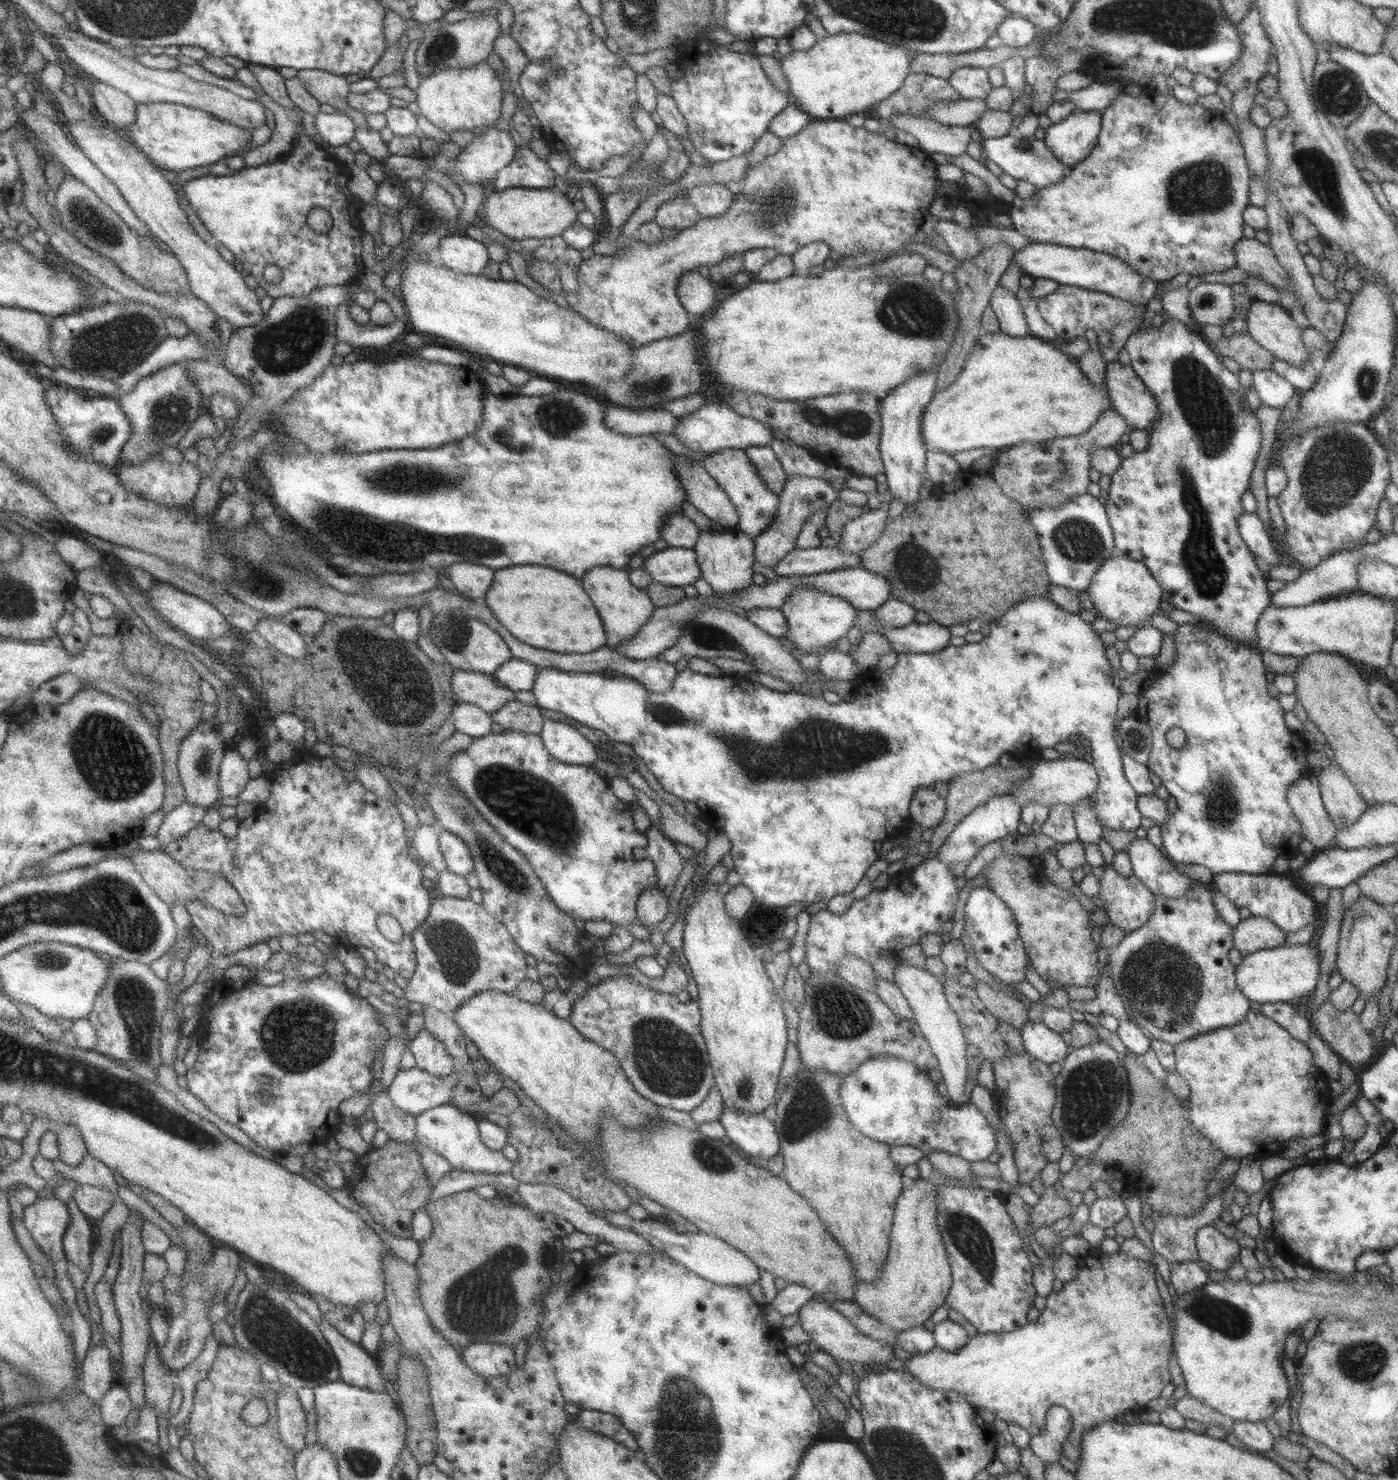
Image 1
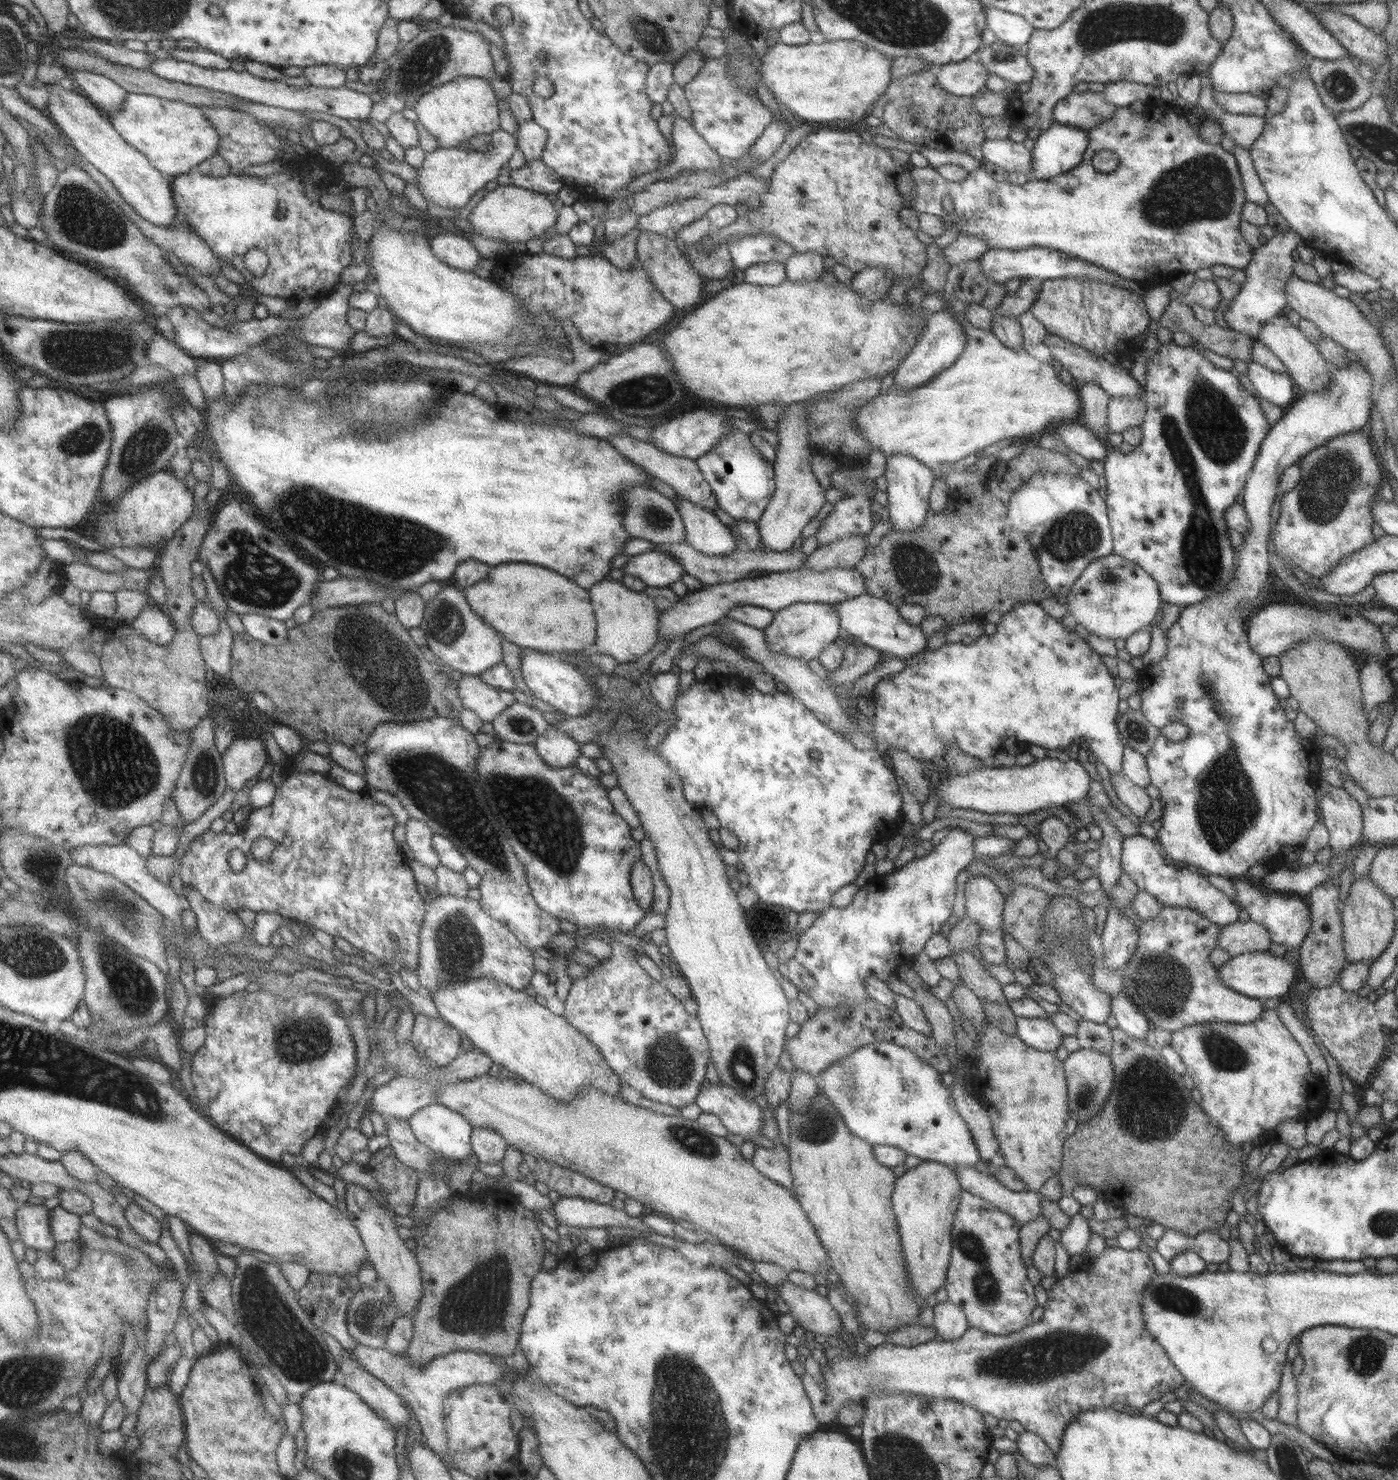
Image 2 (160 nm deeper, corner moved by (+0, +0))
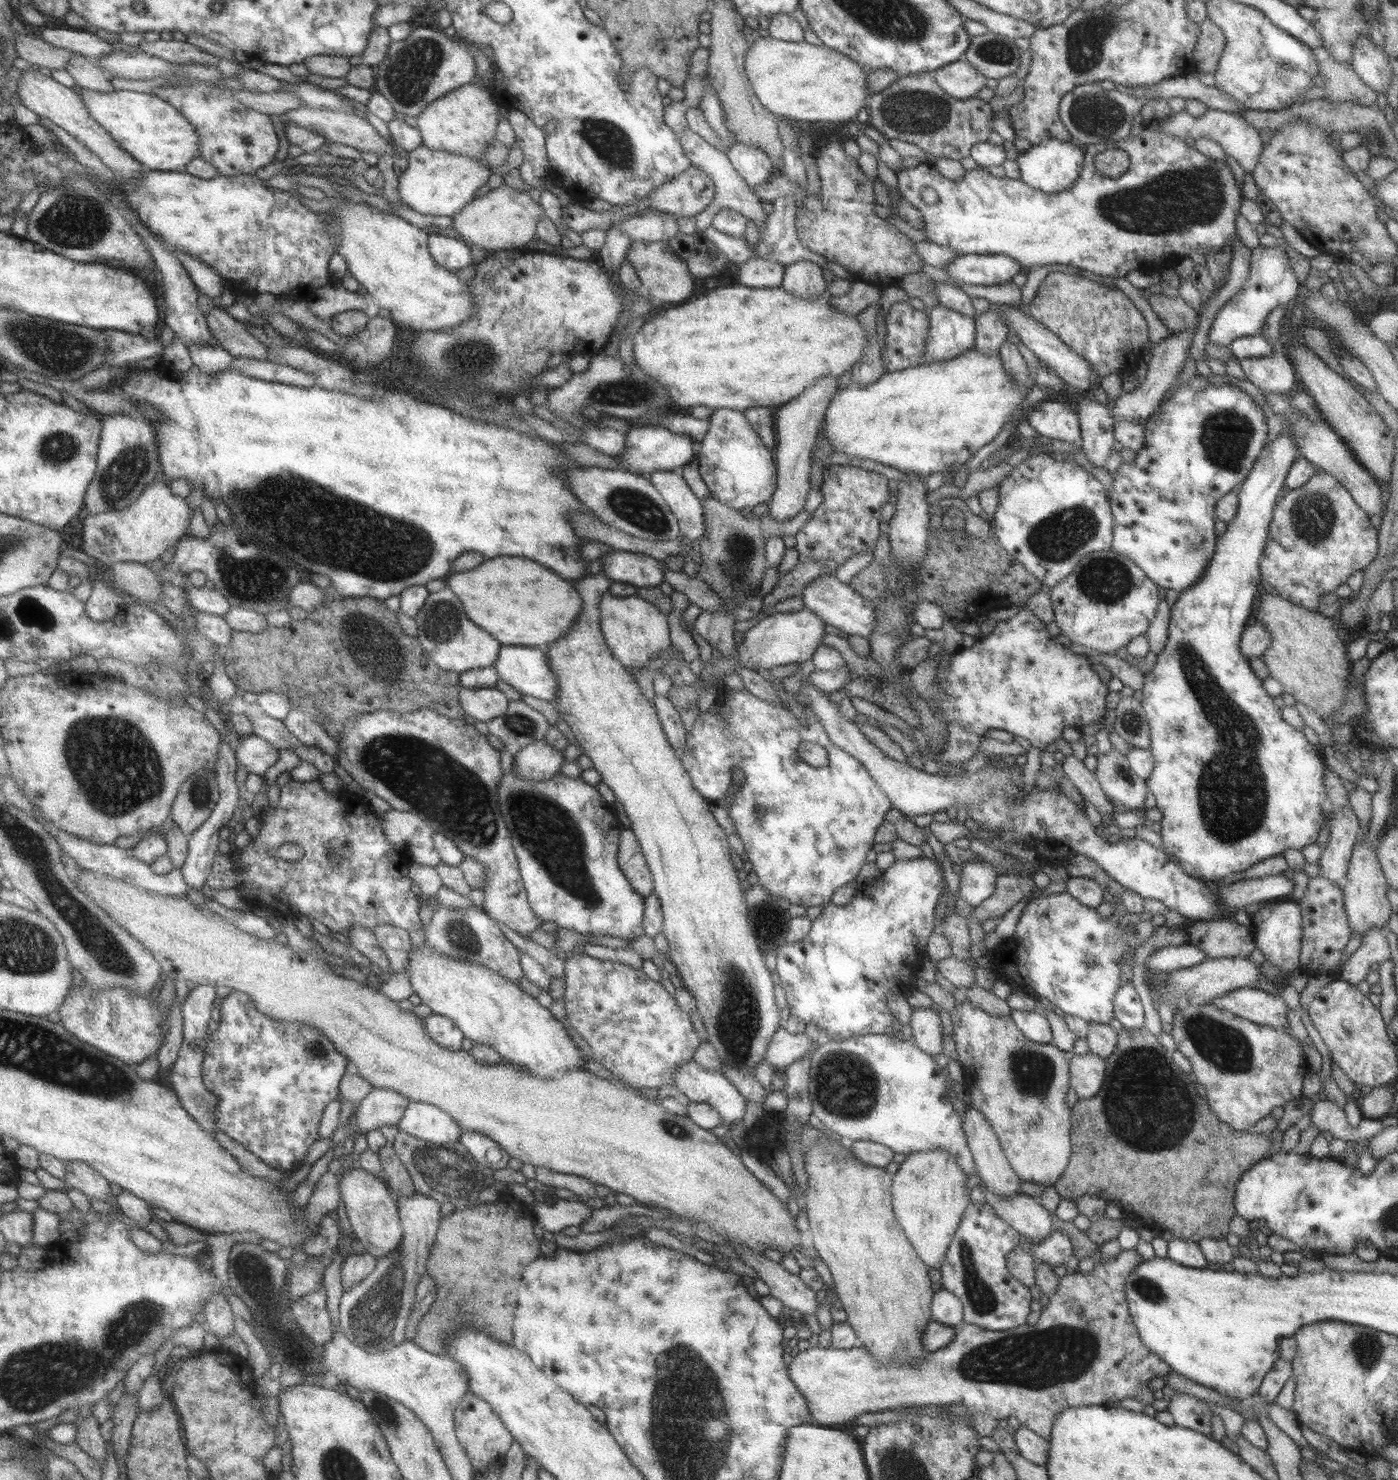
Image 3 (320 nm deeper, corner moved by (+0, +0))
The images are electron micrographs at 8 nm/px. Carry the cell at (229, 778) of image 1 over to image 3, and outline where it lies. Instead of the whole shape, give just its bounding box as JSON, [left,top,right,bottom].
[237,735,281,775]

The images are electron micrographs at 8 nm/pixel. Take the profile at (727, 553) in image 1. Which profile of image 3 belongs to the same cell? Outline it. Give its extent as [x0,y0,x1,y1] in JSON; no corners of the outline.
[646,471,704,543]

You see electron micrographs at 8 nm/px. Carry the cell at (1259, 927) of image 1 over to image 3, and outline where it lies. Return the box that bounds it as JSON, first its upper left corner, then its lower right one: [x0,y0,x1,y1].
[1185,917,1256,959]

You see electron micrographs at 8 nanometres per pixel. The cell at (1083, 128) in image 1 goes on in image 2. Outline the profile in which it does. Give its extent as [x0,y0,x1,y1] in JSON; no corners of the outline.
[1027,122,1088,180]

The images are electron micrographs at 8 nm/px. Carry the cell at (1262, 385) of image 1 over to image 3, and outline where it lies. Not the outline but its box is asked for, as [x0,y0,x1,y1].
[1238,352,1296,393]

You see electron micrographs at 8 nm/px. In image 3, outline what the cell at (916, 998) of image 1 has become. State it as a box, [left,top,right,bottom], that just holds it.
[962,1105,1021,1197]

